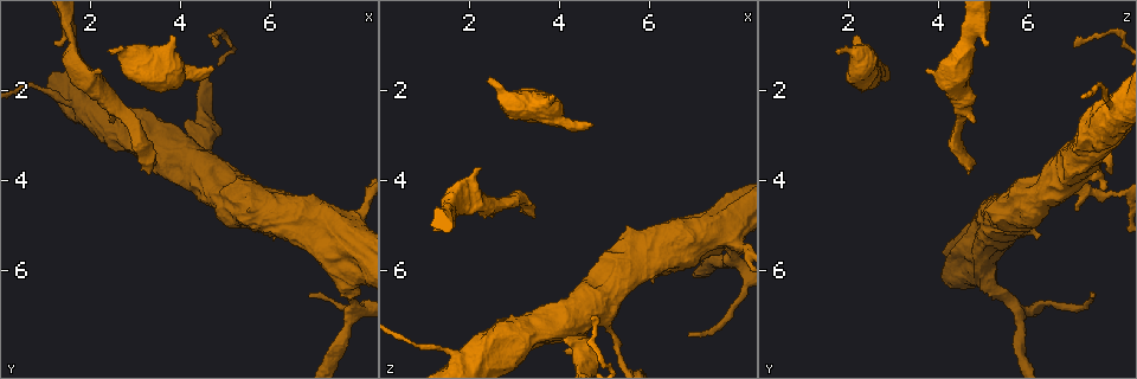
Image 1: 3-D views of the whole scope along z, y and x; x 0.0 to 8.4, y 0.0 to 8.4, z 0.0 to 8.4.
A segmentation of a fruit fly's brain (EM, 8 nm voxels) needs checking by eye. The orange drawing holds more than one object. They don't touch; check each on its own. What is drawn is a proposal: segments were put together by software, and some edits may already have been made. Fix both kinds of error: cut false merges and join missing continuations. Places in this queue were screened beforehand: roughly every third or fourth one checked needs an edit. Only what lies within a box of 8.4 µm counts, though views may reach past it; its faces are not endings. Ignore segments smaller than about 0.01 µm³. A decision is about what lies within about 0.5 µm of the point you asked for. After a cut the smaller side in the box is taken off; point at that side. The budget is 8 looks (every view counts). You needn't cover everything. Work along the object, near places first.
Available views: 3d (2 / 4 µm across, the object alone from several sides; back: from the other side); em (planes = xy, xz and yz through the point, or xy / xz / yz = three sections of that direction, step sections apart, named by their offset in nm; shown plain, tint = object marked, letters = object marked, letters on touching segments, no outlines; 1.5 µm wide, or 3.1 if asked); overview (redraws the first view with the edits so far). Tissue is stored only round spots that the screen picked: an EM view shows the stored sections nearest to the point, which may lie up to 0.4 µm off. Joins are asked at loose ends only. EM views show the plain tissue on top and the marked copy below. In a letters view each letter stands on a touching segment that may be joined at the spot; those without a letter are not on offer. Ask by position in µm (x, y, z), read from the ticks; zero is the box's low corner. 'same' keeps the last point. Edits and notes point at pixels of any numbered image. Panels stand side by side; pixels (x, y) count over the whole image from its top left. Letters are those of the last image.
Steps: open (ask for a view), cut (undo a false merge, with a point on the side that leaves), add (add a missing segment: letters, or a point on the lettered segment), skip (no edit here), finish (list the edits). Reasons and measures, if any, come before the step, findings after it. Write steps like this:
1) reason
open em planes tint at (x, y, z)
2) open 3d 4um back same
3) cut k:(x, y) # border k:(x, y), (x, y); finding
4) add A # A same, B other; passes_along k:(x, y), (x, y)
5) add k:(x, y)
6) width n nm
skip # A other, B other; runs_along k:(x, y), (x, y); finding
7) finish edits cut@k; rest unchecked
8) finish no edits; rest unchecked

free end
open em planes letters at (2.45, 1.15, 1.65)

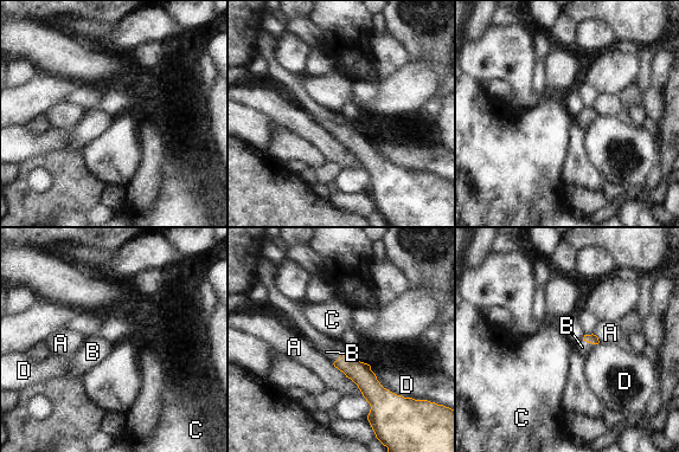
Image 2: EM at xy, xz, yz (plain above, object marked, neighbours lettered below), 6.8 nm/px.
add B # A other, B same, C other, D other; passes_along 2:(591, 338), (589, 342), (582, 347); the neuron continues

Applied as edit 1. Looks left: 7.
open overview

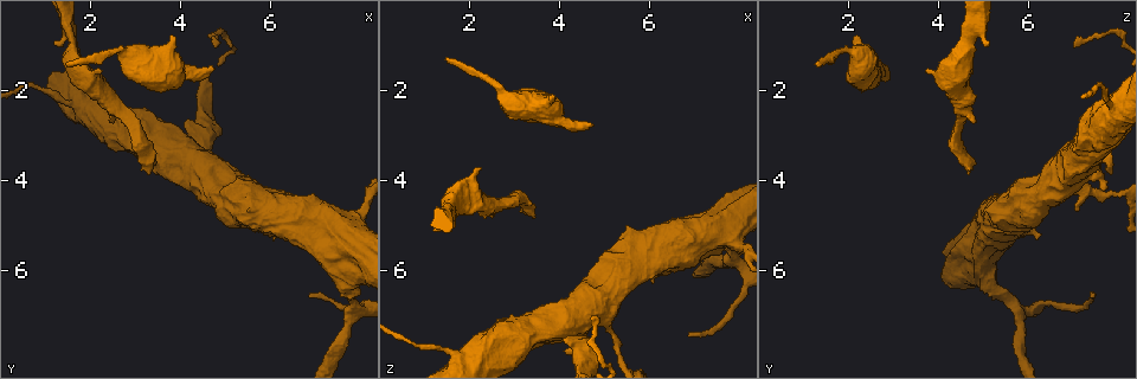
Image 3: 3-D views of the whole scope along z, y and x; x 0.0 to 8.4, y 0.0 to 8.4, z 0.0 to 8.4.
calibre changes
open 3d 4um at (1.70, 2.25, 7.95)

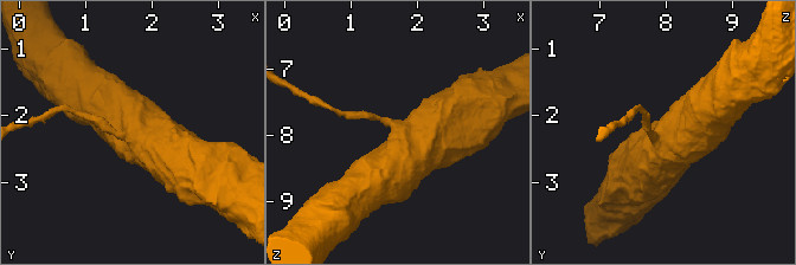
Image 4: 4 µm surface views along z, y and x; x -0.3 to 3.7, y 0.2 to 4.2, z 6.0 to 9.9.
open em 3.1um planes letters at (1.70, 2.25, 7.90)

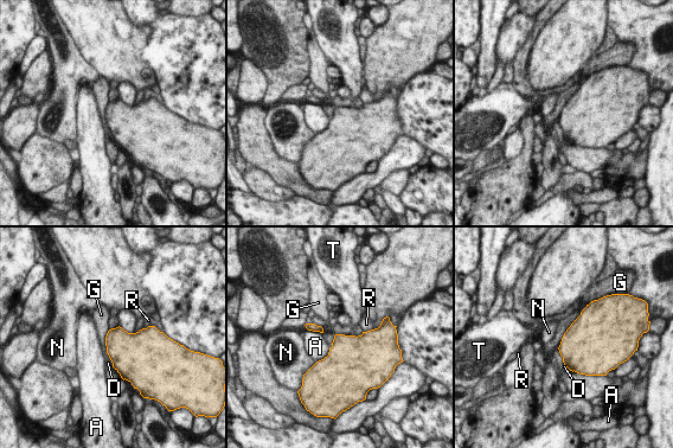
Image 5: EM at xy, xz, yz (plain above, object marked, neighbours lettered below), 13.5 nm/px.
skip # A other, D other, G other, N other, R other, T other; border 5:(109, 330), (104, 338); continuous, no second neuron

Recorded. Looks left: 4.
free end
open 3d 2um back at (3.15, 3.80, 4.70)

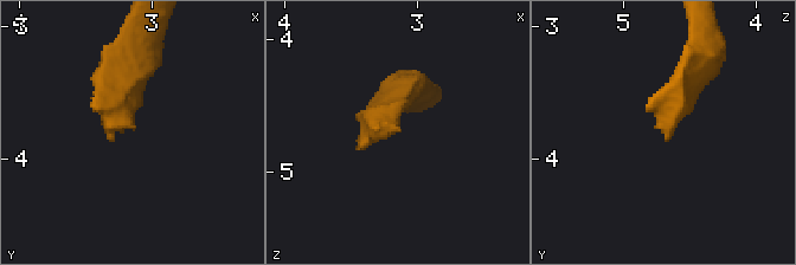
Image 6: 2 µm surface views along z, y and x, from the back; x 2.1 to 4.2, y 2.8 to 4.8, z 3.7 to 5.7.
now the EM
open em xz step 4 tint at (3.14, 3.78, 4.70)

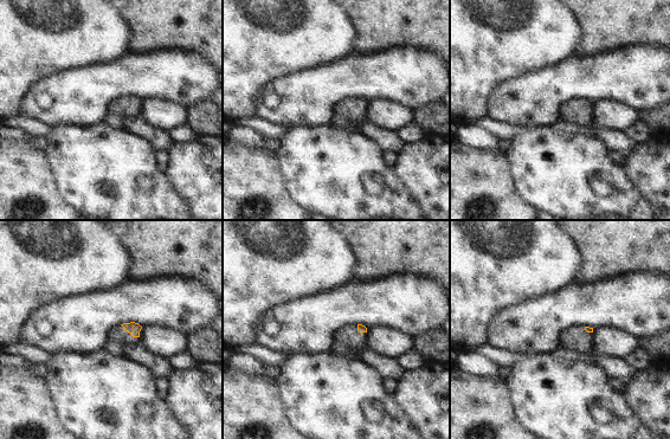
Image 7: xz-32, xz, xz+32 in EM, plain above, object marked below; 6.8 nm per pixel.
open em yz step 4 letters same

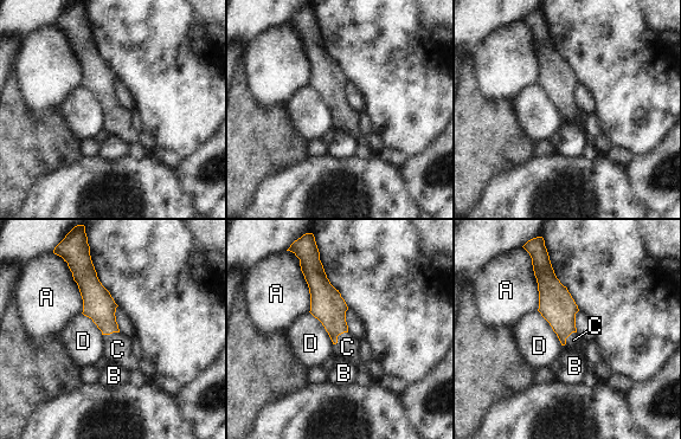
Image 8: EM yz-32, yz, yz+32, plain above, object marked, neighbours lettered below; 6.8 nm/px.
longest_contact A 340 nm
add C # A other, B other, C same, D other; passes_along 8:(327, 305), (338, 335), (347, 347); it goes on there

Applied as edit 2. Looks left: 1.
finish edits add@2, add@8; rest unchecked

